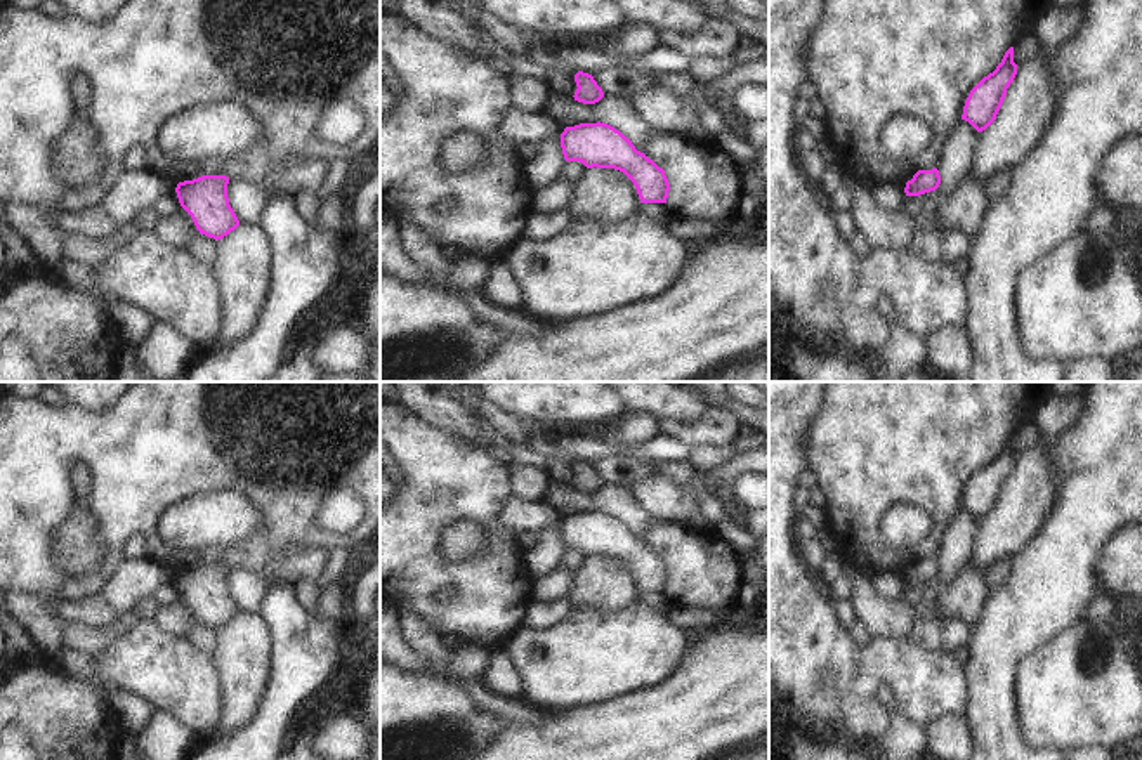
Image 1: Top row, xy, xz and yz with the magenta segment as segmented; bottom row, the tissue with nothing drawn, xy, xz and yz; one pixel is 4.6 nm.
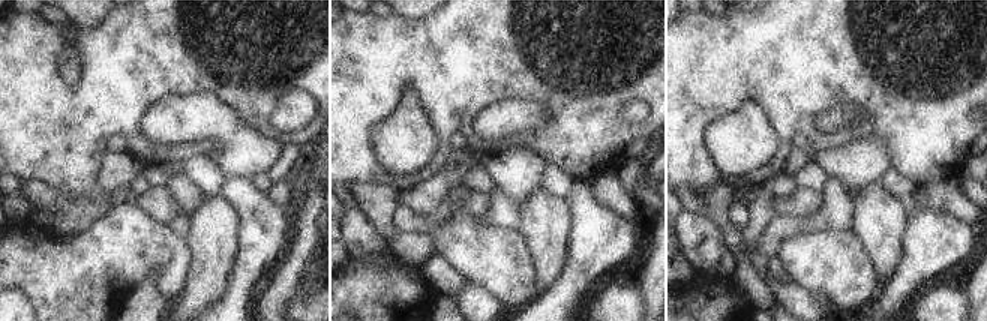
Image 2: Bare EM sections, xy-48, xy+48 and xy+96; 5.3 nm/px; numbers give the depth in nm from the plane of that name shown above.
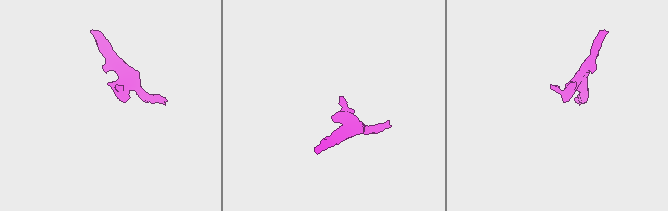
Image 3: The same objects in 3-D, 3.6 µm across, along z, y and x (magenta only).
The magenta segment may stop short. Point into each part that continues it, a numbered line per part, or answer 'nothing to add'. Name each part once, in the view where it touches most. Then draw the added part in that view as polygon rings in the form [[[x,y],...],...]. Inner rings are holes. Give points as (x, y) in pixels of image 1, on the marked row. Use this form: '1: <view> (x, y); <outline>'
nothing to add

